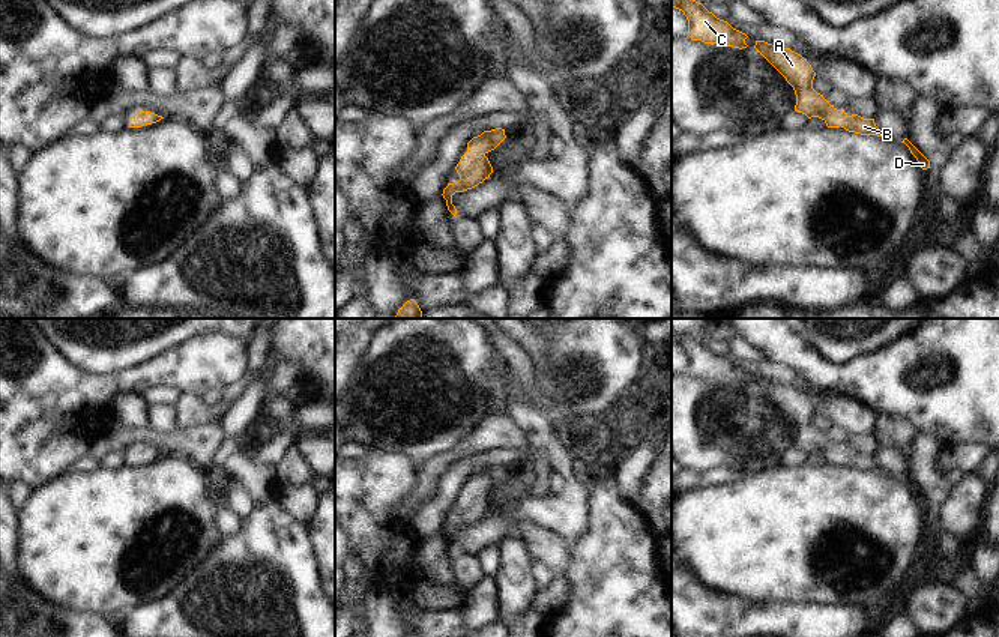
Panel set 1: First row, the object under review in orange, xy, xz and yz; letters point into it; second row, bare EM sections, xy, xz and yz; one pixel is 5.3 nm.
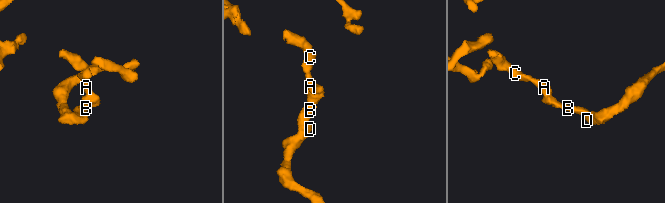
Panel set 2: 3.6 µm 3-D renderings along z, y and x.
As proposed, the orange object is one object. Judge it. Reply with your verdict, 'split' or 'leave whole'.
leave whole

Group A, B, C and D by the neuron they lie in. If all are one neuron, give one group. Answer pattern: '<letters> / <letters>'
A B C D

